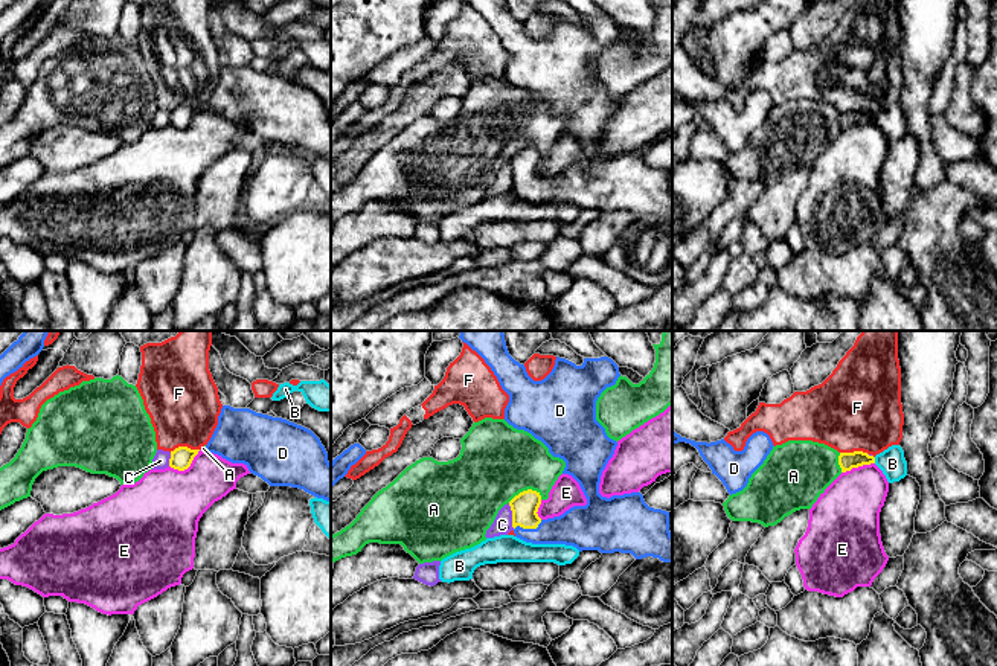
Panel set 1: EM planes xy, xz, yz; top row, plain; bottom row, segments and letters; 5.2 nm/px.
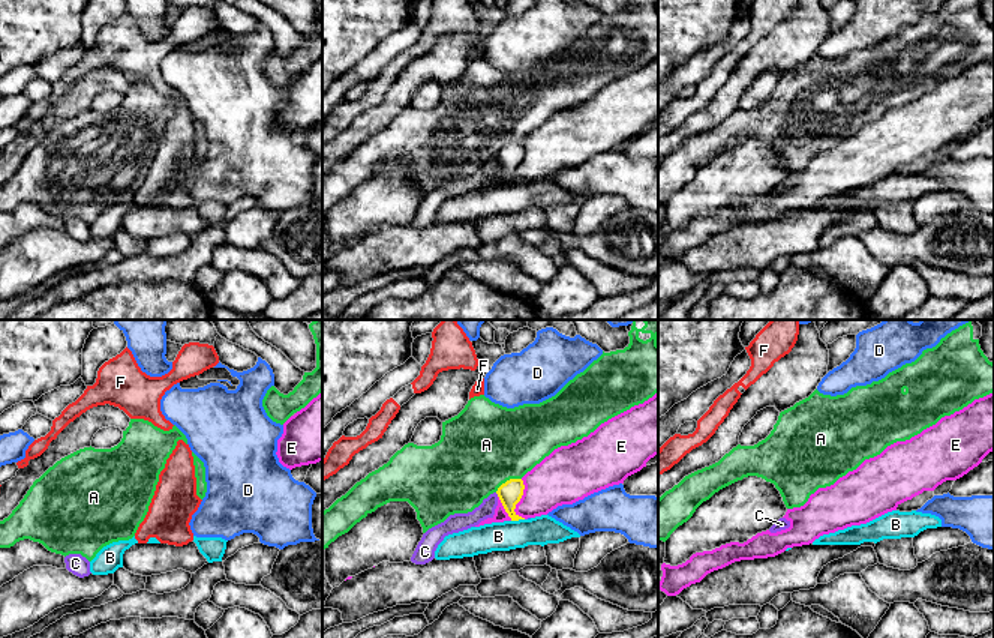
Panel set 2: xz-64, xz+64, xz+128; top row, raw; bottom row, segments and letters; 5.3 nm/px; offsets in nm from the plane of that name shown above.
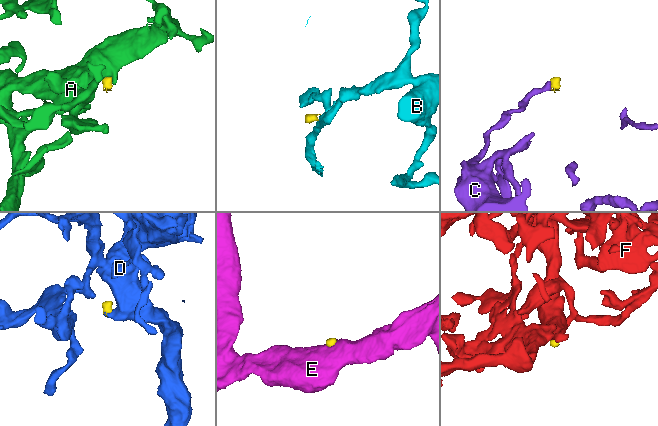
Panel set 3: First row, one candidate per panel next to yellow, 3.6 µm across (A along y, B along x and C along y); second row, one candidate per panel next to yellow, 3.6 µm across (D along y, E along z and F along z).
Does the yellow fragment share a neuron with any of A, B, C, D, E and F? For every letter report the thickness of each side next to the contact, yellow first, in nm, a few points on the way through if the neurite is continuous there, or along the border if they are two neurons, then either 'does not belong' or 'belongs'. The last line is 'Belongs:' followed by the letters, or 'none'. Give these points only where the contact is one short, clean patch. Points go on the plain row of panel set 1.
A: 140 nm thick on the yellow side, 400 nm on the other; border along xz (541, 154), (535, 150), (523, 148), (508, 160); does not belong
B: 90 nm thick on the yellow side, 140 nm on the other; border along yz (874, 116), (875, 121); does not belong
C: 140 nm thick on the yellow side, 100 nm on the other; border along xz (508, 162), (514, 186); does not belong
D: 140 nm thick on the yellow side, 190 nm on the other; runs through xz (525, 165), (528, 186), (575, 186); belongs
E: 120 nm thick on the yellow side, 400 nm on the other; border along xy (200, 108), (186, 127), (174, 128), (169, 125); does not belong
F: 120 nm thick on the yellow side, 380 nm on the other; border along xy (198, 107), (176, 105), (169, 110); does not belong
Belongs: D

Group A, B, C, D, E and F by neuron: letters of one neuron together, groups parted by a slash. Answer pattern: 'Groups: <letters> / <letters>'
Groups: A / B / C / D / E / F

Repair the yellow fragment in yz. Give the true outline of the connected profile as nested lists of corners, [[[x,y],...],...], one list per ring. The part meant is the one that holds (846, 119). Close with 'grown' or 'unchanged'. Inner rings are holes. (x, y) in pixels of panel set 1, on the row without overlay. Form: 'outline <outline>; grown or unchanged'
outline [[[863,110],[840,111],[838,114],[838,123],[842,126],[842,131],[870,122],[875,122],[875,116]]]; unchanged

